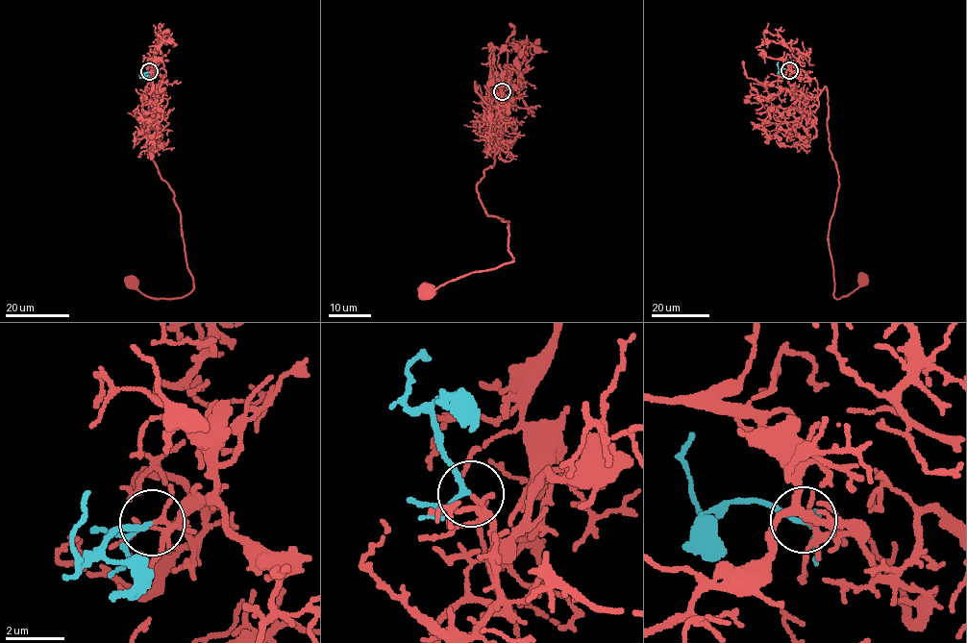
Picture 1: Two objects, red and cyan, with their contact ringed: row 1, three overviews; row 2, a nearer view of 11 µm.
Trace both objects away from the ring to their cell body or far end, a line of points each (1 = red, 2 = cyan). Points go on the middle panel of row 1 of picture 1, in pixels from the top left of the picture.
1: (501, 91), (506, 106), (497, 111), (516, 136), (476, 189), (486, 213), (508, 221), (512, 261), (427, 289)
2: (501, 91), (492, 78), (493, 71), (496, 72)

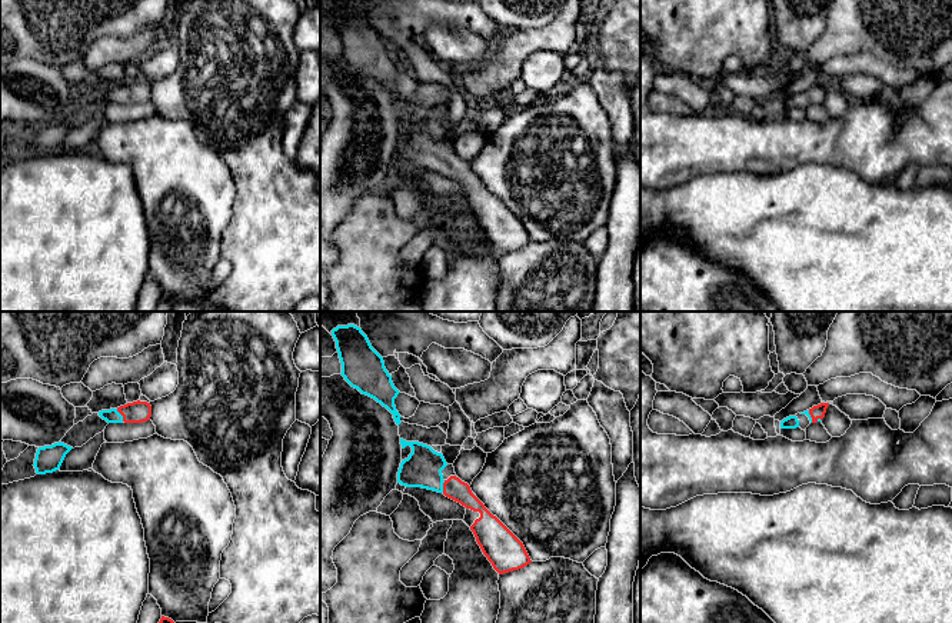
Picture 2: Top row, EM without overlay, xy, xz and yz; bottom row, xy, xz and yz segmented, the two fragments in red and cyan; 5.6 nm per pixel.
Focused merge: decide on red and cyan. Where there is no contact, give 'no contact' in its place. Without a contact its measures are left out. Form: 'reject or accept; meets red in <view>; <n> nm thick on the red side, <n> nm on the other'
accept; meets red in xy; 130 nm thick on the red side, 80 nm on the other

